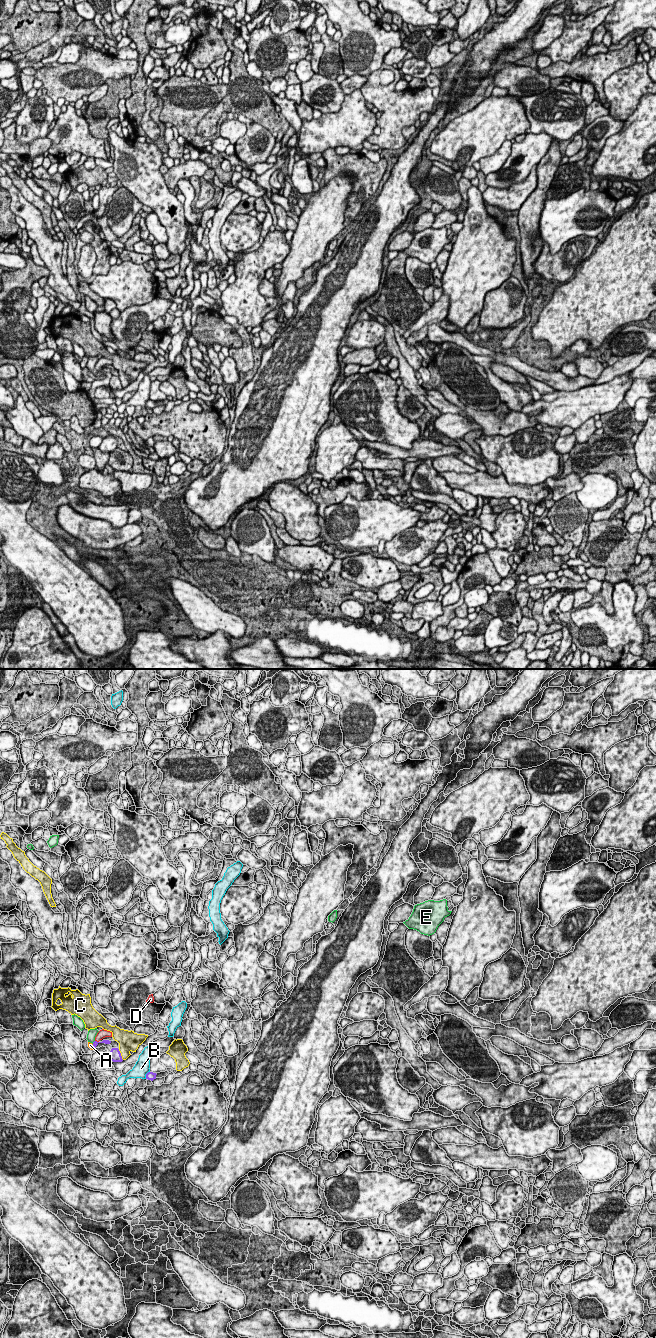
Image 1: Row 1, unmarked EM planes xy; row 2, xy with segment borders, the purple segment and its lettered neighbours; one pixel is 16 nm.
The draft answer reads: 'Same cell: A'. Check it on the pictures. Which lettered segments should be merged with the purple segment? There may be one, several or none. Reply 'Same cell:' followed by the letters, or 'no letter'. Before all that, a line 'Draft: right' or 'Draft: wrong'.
Draft: wrong
Same cell: no letter

